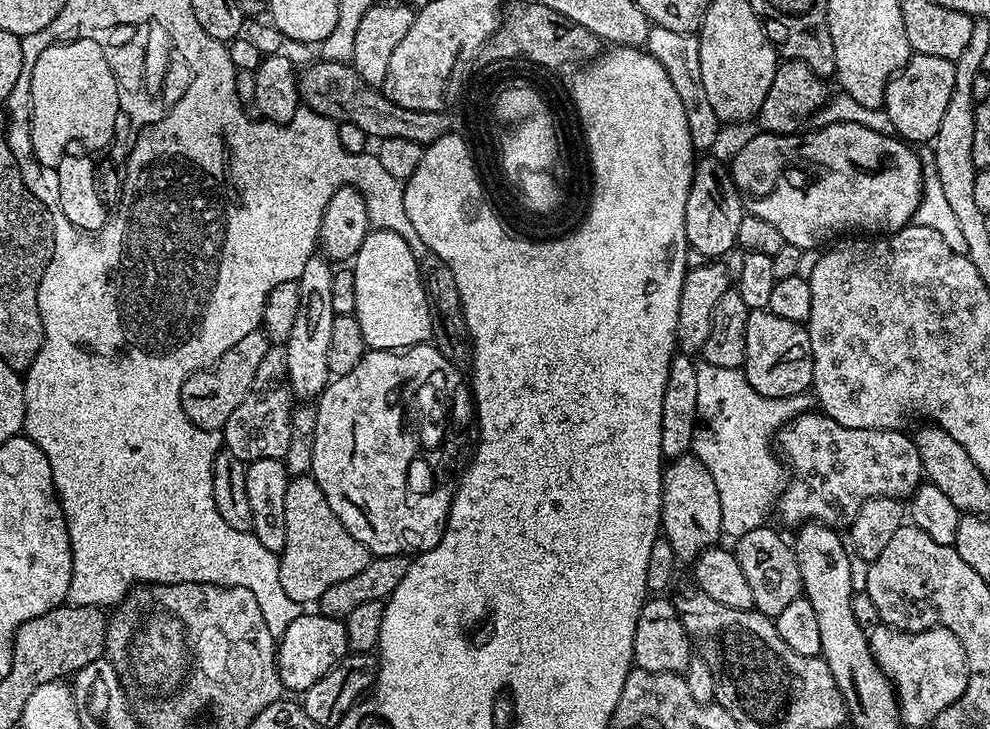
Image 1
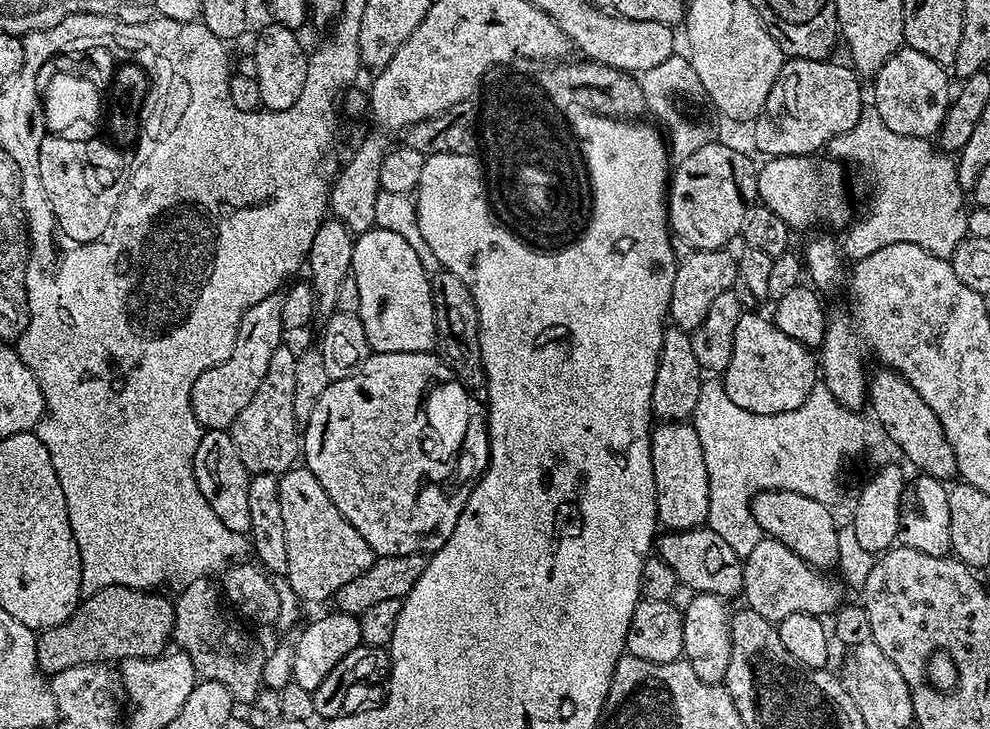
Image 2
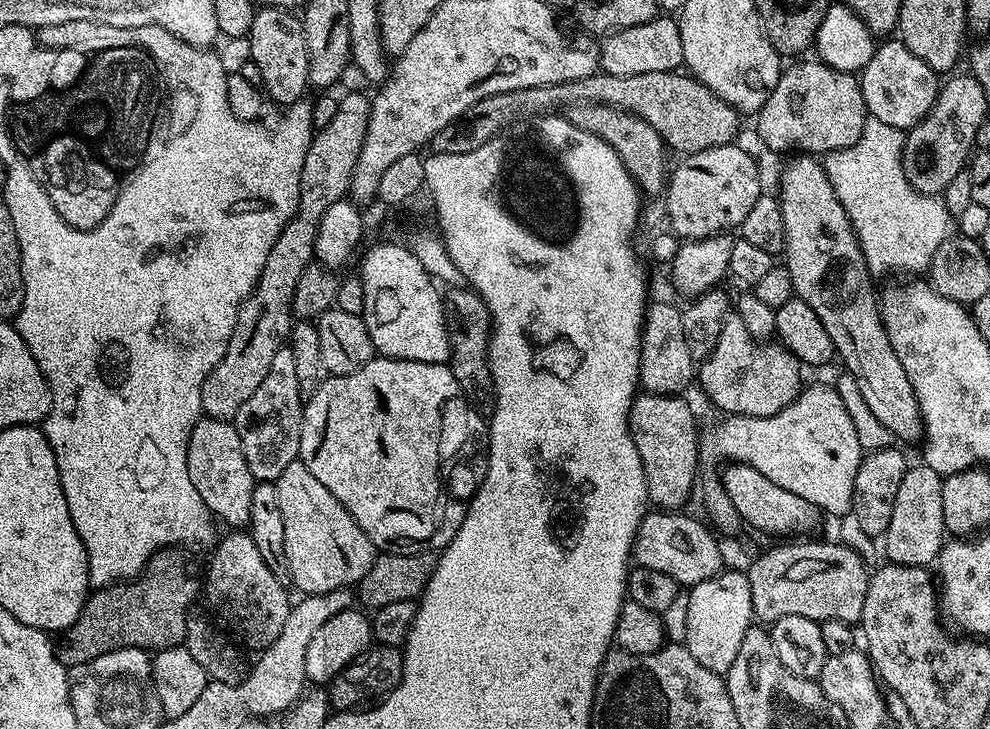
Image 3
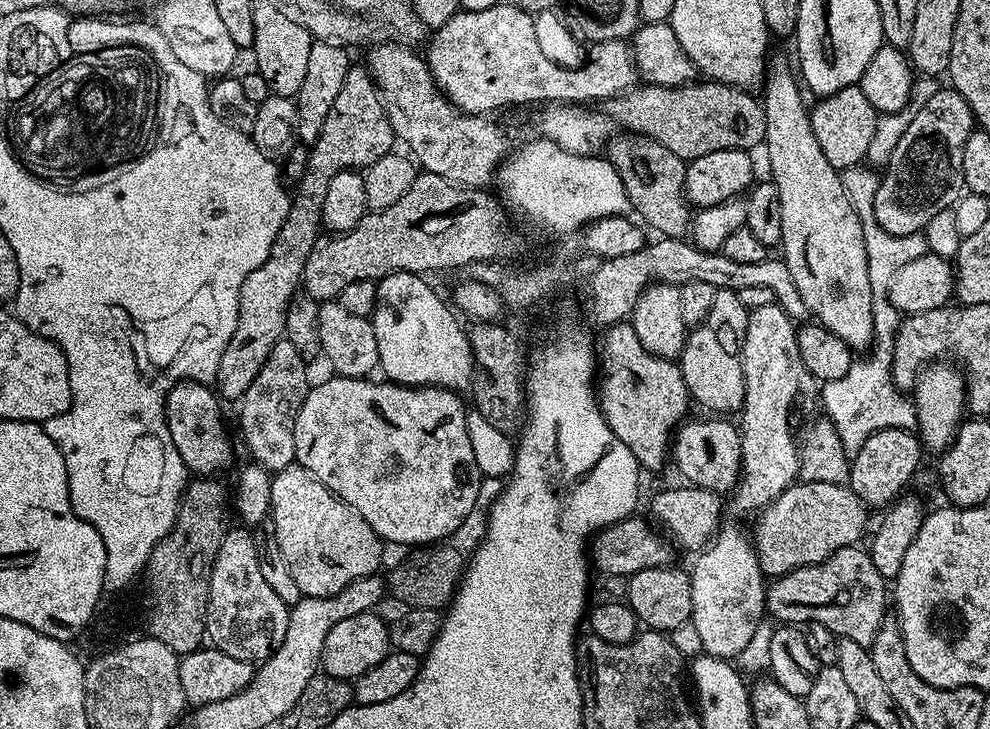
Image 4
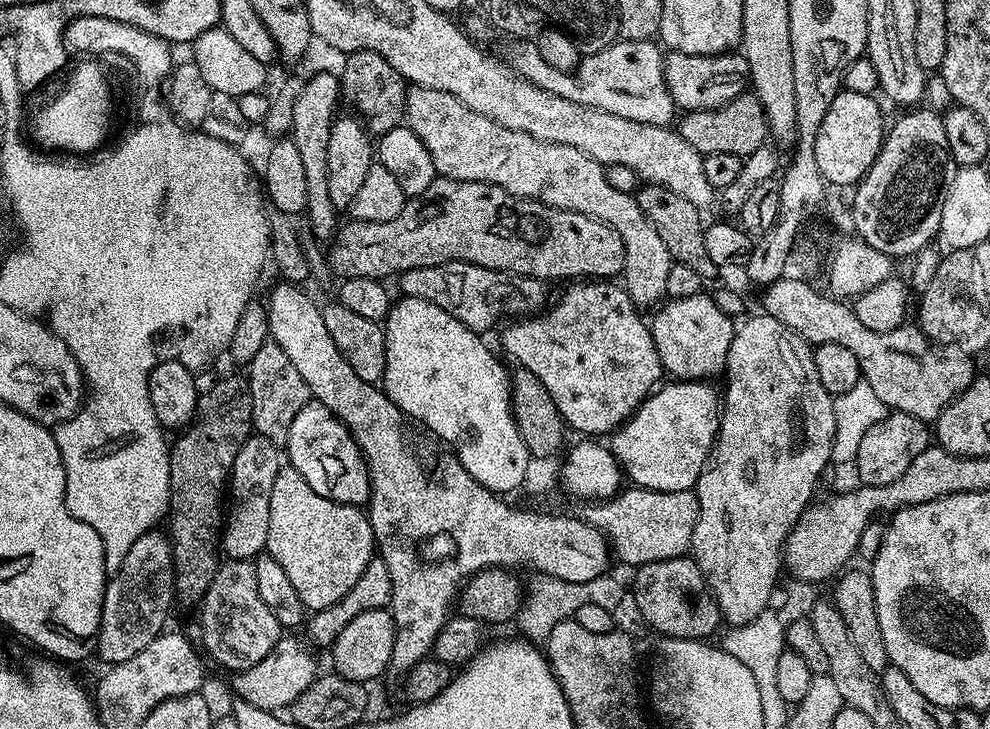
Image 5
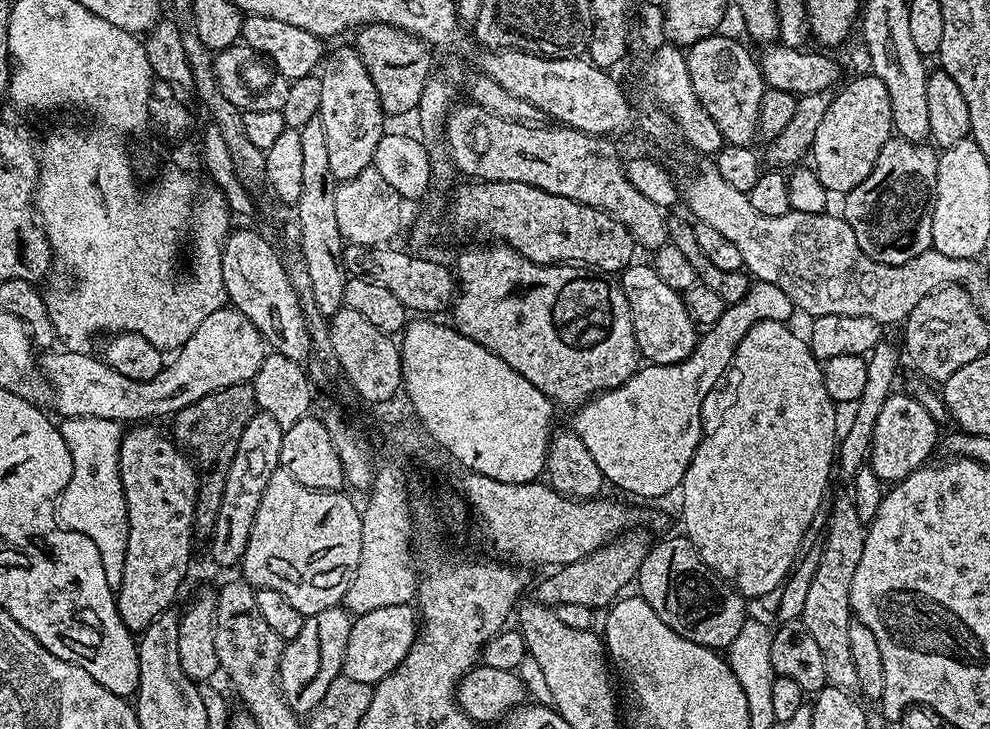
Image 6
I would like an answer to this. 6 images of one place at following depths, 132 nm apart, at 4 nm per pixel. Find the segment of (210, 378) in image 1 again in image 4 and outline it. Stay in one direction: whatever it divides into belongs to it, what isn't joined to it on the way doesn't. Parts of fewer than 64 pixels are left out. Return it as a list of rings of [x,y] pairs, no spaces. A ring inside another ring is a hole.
[[[349,67],[345,80],[342,82],[342,91],[338,98],[334,98],[334,106],[330,114],[326,114],[326,122],[322,126],[322,134],[308,148],[308,161],[305,164],[305,172],[298,181],[300,189],[292,196],[292,205],[286,214],[286,222],[282,222],[282,230],[278,230],[278,238],[274,238],[274,246],[270,246],[270,254],[258,270],[254,270],[242,282],[240,287],[240,313],[238,314],[238,326],[222,354],[222,362],[218,362],[218,374],[214,381],[214,388],[225,401],[239,401],[240,397],[250,390],[250,382],[258,378],[258,370],[270,358],[270,350],[274,350],[276,343],[284,336],[284,323],[286,322],[286,306],[290,306],[290,298],[295,296],[302,284],[306,258],[310,250],[314,250],[314,242],[322,235],[322,221],[320,211],[322,202],[326,202],[326,186],[330,186],[330,178],[334,174],[342,174],[353,170],[363,170],[370,167],[378,158],[382,158],[387,152],[393,151],[398,137],[392,131],[390,118],[386,114],[384,104],[380,100],[380,93],[376,90],[376,83],[372,81],[372,75],[367,67]]]

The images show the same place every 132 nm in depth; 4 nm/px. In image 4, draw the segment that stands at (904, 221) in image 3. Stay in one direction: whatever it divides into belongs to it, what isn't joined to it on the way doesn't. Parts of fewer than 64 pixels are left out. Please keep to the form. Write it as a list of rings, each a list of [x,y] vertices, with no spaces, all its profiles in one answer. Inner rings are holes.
[[[864,167],[843,169],[840,172],[840,181],[846,190],[846,198],[850,198],[850,206],[854,206],[854,210],[862,222],[862,234],[866,238],[866,262],[870,270],[872,313],[874,314],[874,334],[872,336],[880,336],[880,348],[884,348],[884,352],[888,352],[888,348],[894,348],[896,332],[900,328],[902,319],[901,312],[888,301],[890,284],[894,274],[898,274],[898,270],[902,270],[902,266],[906,266],[906,262],[914,262],[914,258],[925,255],[926,245],[923,235],[895,236],[882,230],[882,226],[878,226],[878,222],[874,218],[874,194],[878,176],[877,173],[874,174],[870,169]]]

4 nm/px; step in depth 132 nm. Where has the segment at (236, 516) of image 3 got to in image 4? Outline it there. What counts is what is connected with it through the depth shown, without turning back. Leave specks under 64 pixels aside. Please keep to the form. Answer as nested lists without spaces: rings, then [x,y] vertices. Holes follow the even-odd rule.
[[[195,378],[179,380],[168,392],[164,402],[164,417],[170,438],[189,473],[200,478],[216,478],[232,464],[232,440],[220,417],[217,393],[209,385],[199,384]]]

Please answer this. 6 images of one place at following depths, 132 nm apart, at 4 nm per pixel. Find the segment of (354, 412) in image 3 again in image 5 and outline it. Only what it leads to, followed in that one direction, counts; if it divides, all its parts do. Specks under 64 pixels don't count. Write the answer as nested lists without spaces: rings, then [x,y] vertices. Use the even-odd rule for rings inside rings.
[[[309,399],[308,404],[302,406],[302,410],[298,410],[294,417],[286,445],[286,460],[291,467],[298,470],[298,474],[302,474],[302,478],[306,478],[314,494],[322,494],[322,498],[330,498],[339,504],[367,505],[370,495],[368,463],[364,461],[364,456],[360,453],[360,447],[354,442],[354,438],[348,433],[348,427],[317,400]]]

